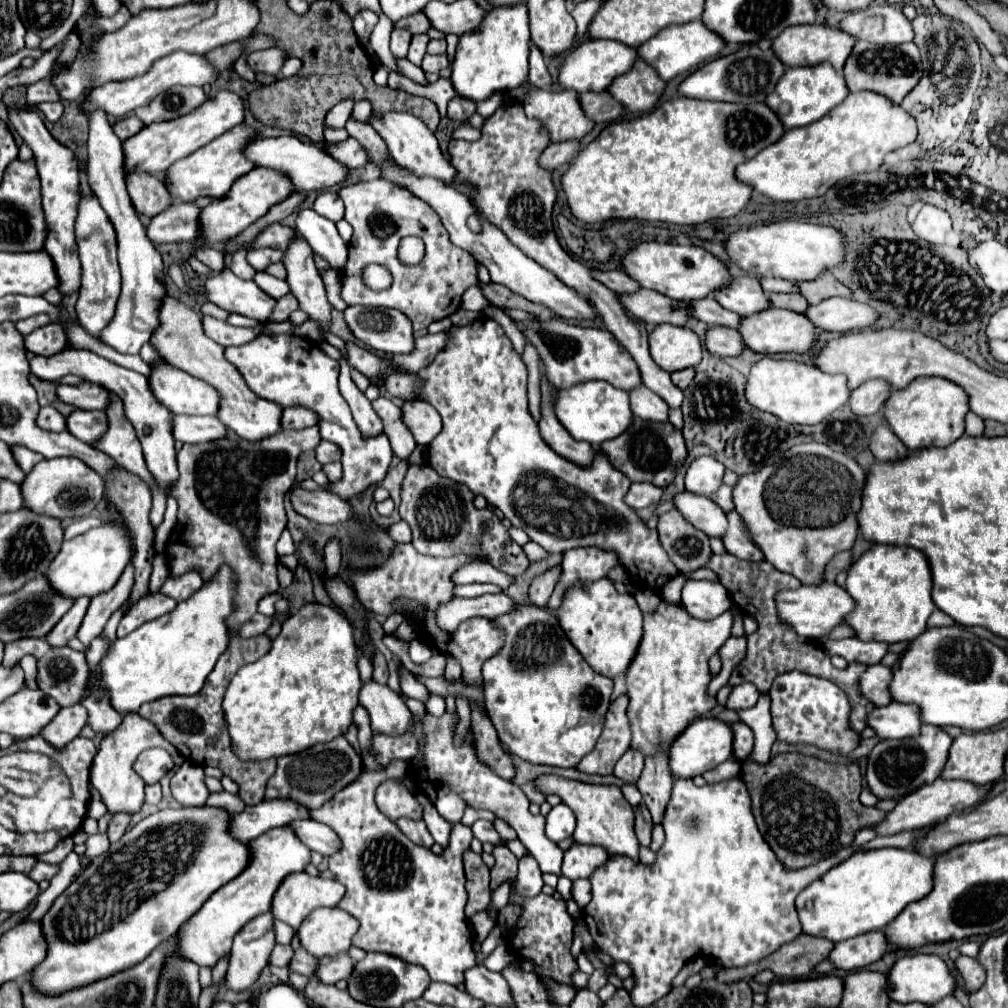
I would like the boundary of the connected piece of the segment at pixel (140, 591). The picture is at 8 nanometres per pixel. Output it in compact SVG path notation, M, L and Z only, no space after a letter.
M125 468L113 472L109 476L107 482L107 500L111 504L117 506L117 510L123 514L125 522L127 522L127 528L131 532L131 538L133 538L133 546L135 546L135 552L133 552L133 558L131 558L131 564L135 568L135 586L133 586L133 592L131 592L131 604L137 602L143 594L147 594L149 590L149 576L151 576L151 570L153 570L153 556L155 556L155 548L153 548L153 540L155 540L155 528L149 520L149 510L151 510L151 492L149 492L149 486L135 474L127 472Z

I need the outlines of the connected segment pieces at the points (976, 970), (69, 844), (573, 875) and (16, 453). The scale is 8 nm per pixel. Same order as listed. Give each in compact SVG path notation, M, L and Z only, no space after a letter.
M959 956L955 960L955 964L957 964L957 970L961 972L961 976L965 980L965 990L969 994L977 992L985 982L985 968L981 968L981 964L977 964L977 960L969 958L969 956Z
M65 838L65 840L61 840L51 852L47 852L47 854L41 854L41 856L37 856L39 860L43 860L43 862L51 862L51 864L61 864L65 858L67 858L67 854L73 850L73 840L71 838Z
M571 844L565 852L565 860L563 860L563 874L569 880L577 880L577 878L589 878L591 872L605 864L605 860L609 858L609 854L605 854L605 850L601 846L593 846L593 844Z
M9 448L13 452L13 458L17 460L17 466L23 470L23 472L29 472L37 462L43 460L43 456L37 456L37 452L29 452L29 448Z

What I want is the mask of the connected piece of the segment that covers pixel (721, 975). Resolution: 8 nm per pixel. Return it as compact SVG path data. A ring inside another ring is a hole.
M797 936L793 942L783 944L777 952L767 956L765 960L751 964L747 968L731 968L731 970L719 970L717 980L721 984L733 984L733 980L745 980L753 978L761 970L771 970L777 978L807 978L815 964L827 958L829 950L833 948L833 942L825 938L813 938L813 936Z

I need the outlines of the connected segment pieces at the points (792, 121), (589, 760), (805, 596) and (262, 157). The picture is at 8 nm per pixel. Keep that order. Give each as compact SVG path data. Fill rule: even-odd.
M823 62L817 66L807 66L807 68L787 68L787 72L781 76L777 82L777 88L767 96L765 104L777 114L777 118L783 122L785 130L807 126L811 122L817 122L825 114L829 114L837 104L845 100L849 94L845 78L841 72L837 72L831 64Z
M619 696L615 702L611 702L605 730L593 748L579 764L577 768L583 772L597 772L597 774L611 774L617 760L623 756L623 752L631 744L631 724L627 716L629 696Z
M825 582L821 586L799 586L797 590L785 590L777 594L777 608L781 620L791 624L793 630L805 638L827 638L835 626L845 622L845 616L855 608L855 600L845 588Z
M293 134L277 136L277 138L273 138L273 136L271 138L263 138L263 136L253 138L251 144L245 146L245 158L253 160L253 164L257 168L271 168L271 170L285 174L291 180L291 184L301 192L323 190L323 188L341 184L347 178L347 166L345 164L331 158L319 146L315 146L311 142L303 142Z

